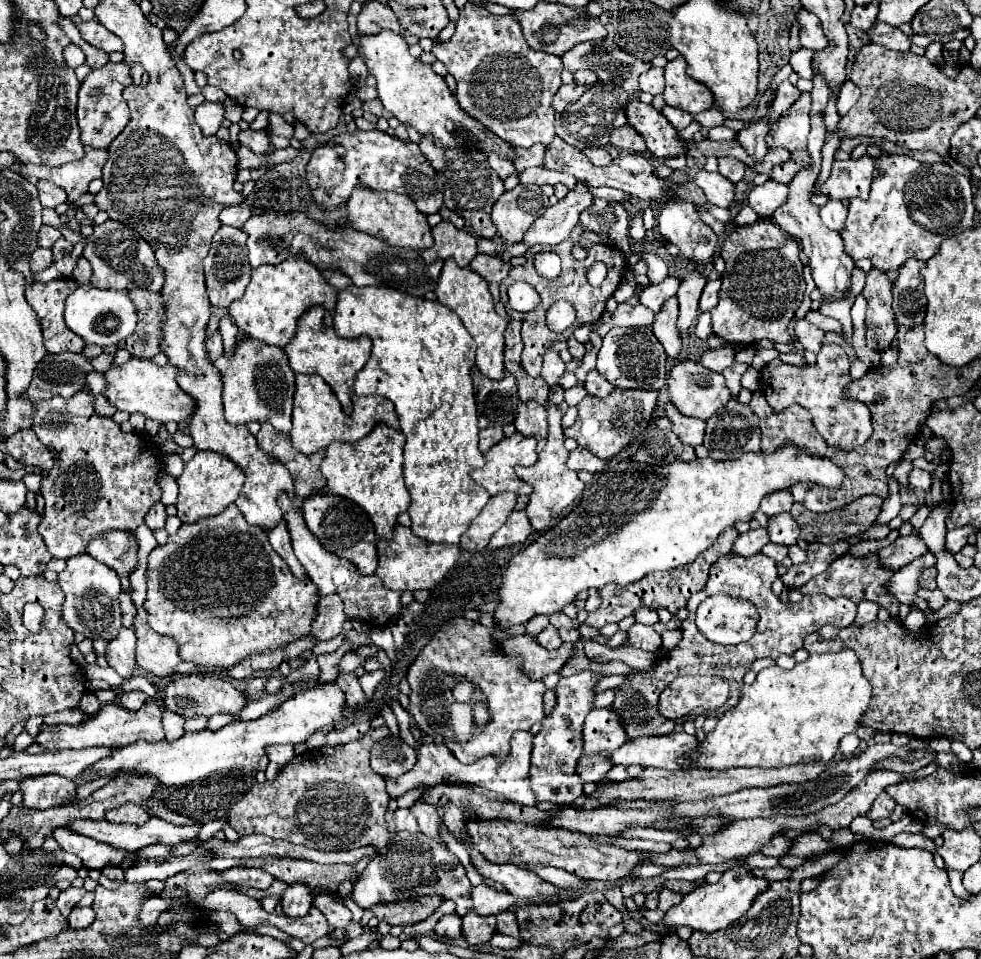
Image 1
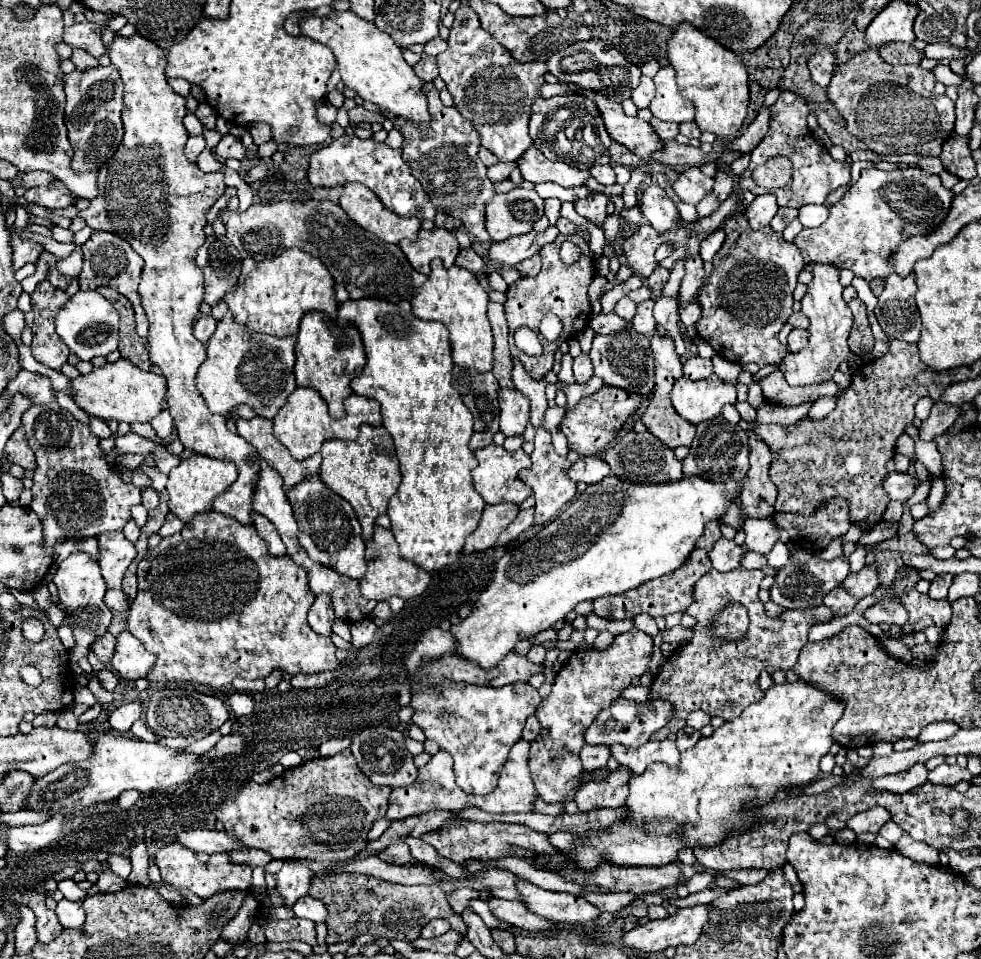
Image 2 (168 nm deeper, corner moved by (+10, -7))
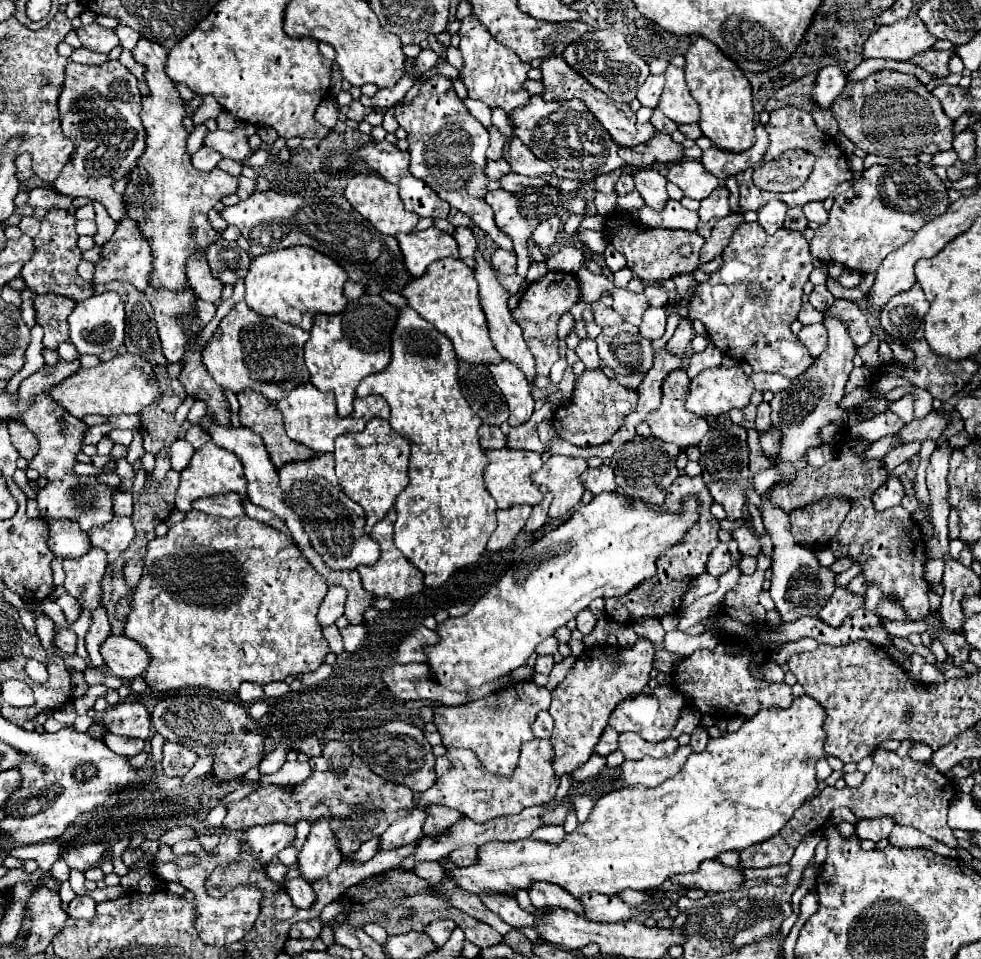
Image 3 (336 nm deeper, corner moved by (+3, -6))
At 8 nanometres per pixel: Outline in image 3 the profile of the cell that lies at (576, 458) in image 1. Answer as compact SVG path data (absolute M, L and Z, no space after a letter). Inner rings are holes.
M602 465L598 469L586 469L580 475L580 483L592 493L616 493L616 481L614 481L614 471L608 465Z

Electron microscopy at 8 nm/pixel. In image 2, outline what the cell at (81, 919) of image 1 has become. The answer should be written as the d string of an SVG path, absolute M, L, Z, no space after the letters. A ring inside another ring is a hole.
M67 898L57 902L55 914L57 914L61 926L67 928L67 930L77 930L85 922L85 912L81 908L81 902L73 902L73 900L67 900Z

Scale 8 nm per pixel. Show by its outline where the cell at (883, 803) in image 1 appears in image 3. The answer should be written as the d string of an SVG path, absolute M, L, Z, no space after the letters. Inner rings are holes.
M888 817L860 819L856 825L856 835L858 835L858 839L870 839L870 841L878 843L880 839L888 839L892 827L894 827L894 821Z

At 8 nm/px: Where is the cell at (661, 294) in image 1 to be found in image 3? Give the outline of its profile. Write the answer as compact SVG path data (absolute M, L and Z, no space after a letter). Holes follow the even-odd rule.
M648 307L644 317L642 317L642 323L640 323L640 333L654 341L654 339L660 339L666 331L666 311L664 309L656 309L656 307Z

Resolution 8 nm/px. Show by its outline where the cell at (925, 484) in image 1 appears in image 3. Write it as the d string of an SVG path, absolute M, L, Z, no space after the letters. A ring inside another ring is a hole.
M888 477L886 483L882 487L876 489L876 493L872 495L872 503L876 507L876 511L884 511L884 509L890 509L890 507L896 507L900 505L904 497L904 489L902 489L902 483L898 477Z

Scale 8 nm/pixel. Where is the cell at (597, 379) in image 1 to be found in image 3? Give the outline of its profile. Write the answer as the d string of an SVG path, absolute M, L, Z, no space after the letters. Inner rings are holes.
M584 339L576 347L576 353L578 353L578 357L584 361L584 365L588 369L594 369L594 367L600 365L600 357L598 357L598 351L596 351L596 343L592 339Z

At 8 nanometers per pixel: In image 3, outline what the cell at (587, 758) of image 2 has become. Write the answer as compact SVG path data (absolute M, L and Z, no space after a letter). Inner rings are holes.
M608 725L600 737L600 743L596 743L596 753L606 757L608 753L612 753L616 749L618 749L618 731Z

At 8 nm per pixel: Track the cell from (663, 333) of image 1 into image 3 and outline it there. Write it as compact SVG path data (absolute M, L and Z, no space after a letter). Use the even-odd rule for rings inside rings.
M684 369L672 371L672 373L666 377L664 387L662 387L662 389L664 389L662 405L660 405L656 411L652 411L652 413L648 415L648 419L646 419L646 423L650 425L652 437L656 437L656 439L660 439L660 441L664 441L664 443L674 443L674 445L678 445L680 449L684 449L684 447L688 447L688 445L698 445L700 439L704 439L704 435L706 435L708 429L710 429L704 417L694 415L694 413L686 411L686 407L684 407L684 399L688 397L688 383L690 383L690 379L688 379L688 375L686 375Z

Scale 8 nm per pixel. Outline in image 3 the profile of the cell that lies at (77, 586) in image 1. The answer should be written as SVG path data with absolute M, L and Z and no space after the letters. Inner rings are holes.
M90 547L90 551L78 559L64 559L62 567L66 573L64 589L68 595L76 597L84 603L84 613L76 623L70 625L70 629L78 635L78 649L76 655L88 659L84 637L90 627L90 613L94 607L100 607L100 579L106 571L106 551L100 547Z

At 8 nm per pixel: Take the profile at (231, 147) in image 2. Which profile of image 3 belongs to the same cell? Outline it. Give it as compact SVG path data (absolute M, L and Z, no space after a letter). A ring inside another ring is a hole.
M214 131L204 137L204 145L218 151L222 157L244 163L252 153L248 147L248 137L242 131Z

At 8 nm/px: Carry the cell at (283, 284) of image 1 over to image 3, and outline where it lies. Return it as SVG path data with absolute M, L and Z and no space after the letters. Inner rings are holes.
M298 245L256 257L250 263L244 281L246 281L244 299L256 313L276 317L304 331L310 331L312 317L316 313L334 315L344 311L346 307L346 297L342 291L344 283L348 281L348 275L344 275L344 269L336 261L328 259L326 255L320 255L318 251L312 251L310 247Z

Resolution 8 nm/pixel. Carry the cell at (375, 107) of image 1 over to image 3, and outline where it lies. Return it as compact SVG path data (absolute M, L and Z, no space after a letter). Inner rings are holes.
M352 101L352 103L350 103L350 109L348 109L348 113L346 113L346 117L360 123L360 121L364 121L364 117L366 117L368 113L370 113L370 109L364 107L360 101Z

